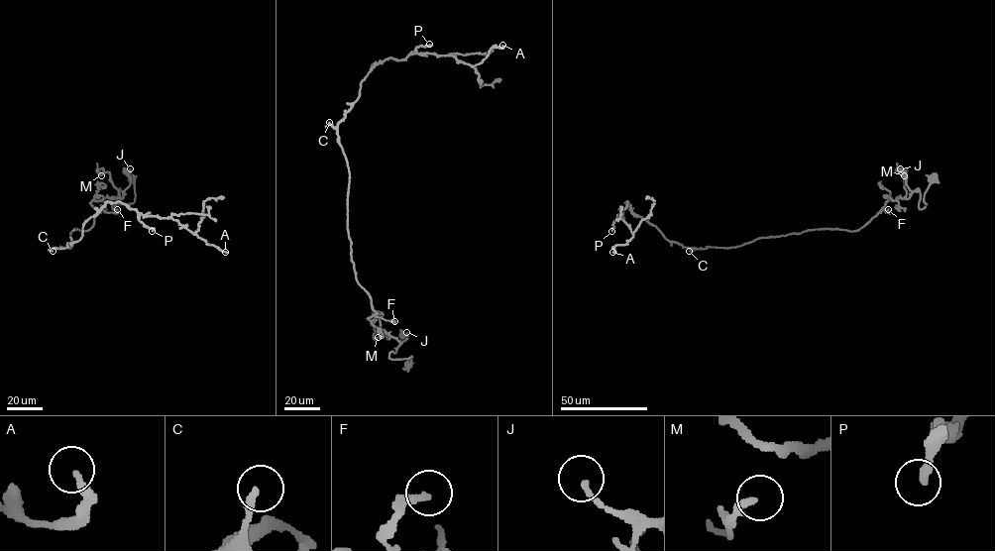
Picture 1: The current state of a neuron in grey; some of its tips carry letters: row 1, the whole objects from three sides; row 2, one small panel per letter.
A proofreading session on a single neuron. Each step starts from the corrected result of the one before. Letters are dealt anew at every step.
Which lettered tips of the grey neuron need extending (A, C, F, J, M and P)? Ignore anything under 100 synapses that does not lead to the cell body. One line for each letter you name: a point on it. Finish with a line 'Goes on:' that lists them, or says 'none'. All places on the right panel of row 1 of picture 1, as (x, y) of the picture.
Goes on: none

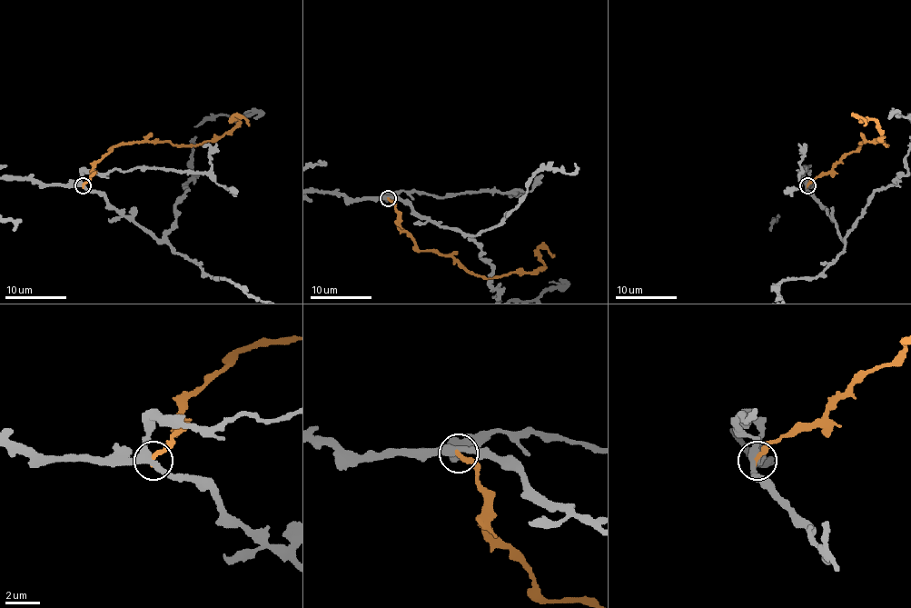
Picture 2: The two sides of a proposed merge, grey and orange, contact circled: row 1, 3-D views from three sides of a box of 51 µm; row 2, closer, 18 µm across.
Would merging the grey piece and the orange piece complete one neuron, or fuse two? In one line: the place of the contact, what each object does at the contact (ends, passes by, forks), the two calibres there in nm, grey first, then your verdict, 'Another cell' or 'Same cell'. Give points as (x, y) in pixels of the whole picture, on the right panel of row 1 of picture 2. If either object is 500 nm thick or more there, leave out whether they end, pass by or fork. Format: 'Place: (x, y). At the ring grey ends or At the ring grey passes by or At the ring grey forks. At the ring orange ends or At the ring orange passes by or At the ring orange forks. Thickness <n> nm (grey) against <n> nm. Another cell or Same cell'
Place: (807, 185). At the ring grey forks. At the ring orange ends. Thickness 380 nm (grey) against 280 nm. Another cell

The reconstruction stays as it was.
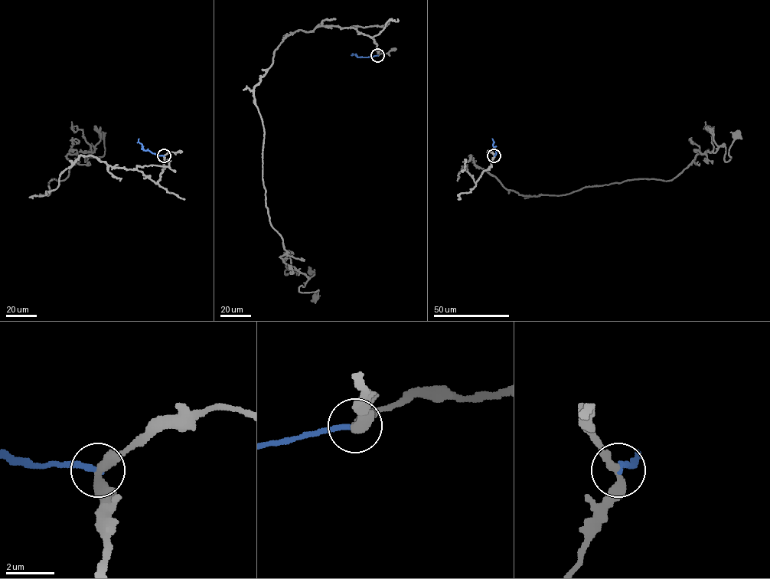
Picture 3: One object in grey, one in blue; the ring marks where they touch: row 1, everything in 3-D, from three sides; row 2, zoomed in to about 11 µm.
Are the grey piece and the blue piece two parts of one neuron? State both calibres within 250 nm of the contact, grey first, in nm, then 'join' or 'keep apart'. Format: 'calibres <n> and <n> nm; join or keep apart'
calibres 360 and 240 nm; keep apart

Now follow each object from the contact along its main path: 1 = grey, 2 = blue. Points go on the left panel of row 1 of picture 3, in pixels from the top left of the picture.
1: (164, 155), (156, 183), (80, 155), (40, 196), (68, 154), (102, 157), (101, 135)
2: (164, 155), (145, 150), (138, 139)

